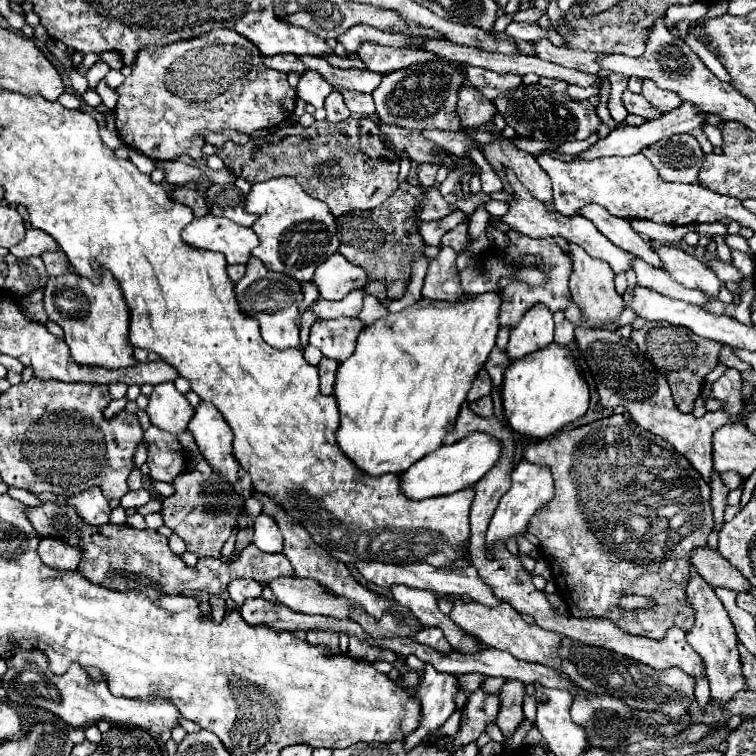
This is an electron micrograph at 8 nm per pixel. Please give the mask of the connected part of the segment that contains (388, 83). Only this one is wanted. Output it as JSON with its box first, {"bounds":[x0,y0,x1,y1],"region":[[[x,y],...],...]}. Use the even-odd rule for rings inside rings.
{"bounds":[373,59,467,133],"region":[[[443,59],[387,73],[381,85],[373,91],[379,121],[415,133],[421,133],[425,129],[459,131],[459,117],[455,115],[455,99],[459,87],[465,85],[465,79],[467,77],[463,75],[463,69],[459,65]]]}

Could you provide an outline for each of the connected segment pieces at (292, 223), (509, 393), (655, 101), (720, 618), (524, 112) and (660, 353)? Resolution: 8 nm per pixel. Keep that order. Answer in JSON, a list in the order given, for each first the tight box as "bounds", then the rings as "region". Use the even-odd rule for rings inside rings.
[{"bounds":[245,177,339,283],"region":[[[275,177],[251,185],[245,197],[245,211],[259,215],[251,227],[259,237],[253,255],[259,257],[269,271],[279,271],[299,283],[307,283],[313,279],[315,267],[339,249],[335,217],[329,213],[329,207],[307,195],[293,177]]]},{"bounds":[501,343,589,439],"region":[[[551,343],[551,347],[543,347],[543,351],[535,351],[535,355],[527,355],[527,359],[507,367],[501,399],[505,423],[511,431],[529,439],[545,439],[585,415],[589,389],[567,347]]]},{"bounds":[641,81,683,113],"region":[[[643,81],[641,95],[661,113],[669,113],[669,111],[677,109],[683,103],[679,99],[679,95],[671,95],[671,91],[663,91],[663,89],[655,87],[655,83],[651,83],[651,81]]]},{"bounds":[685,567,747,707],"region":[[[691,567],[691,571],[689,571],[689,583],[687,583],[685,595],[687,595],[687,605],[695,613],[695,625],[687,633],[687,641],[691,643],[691,647],[695,647],[695,651],[699,651],[699,655],[703,655],[703,659],[707,663],[707,679],[709,679],[709,687],[711,687],[711,701],[715,705],[723,707],[725,703],[729,703],[735,697],[735,693],[747,689],[745,677],[741,673],[739,653],[737,653],[735,627],[733,627],[723,603],[717,599],[713,587],[707,581],[703,581],[703,577],[695,571],[695,567]]]},{"bounds":[493,83,601,145],"region":[[[541,83],[535,85],[521,85],[511,89],[505,97],[497,97],[493,101],[497,111],[503,115],[509,127],[517,131],[517,135],[527,135],[539,141],[549,141],[555,145],[561,145],[565,141],[575,139],[587,139],[589,135],[597,133],[601,119],[595,113],[595,107],[589,101],[575,101],[567,93],[555,93],[549,87],[543,87]]]},{"bounds":[631,317,723,413],"region":[[[641,317],[633,321],[631,341],[637,343],[645,359],[651,361],[661,375],[665,375],[677,409],[683,413],[693,413],[693,405],[695,405],[695,399],[701,395],[705,375],[717,367],[719,351],[723,345],[711,339],[703,339],[685,327],[675,327],[671,323],[659,323],[659,321],[647,321]]]}]

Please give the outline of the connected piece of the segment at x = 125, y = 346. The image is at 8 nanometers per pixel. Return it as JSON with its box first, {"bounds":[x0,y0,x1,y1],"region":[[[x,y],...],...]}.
{"bounds":[43,271,137,367],"region":[[[109,271],[101,273],[101,283],[91,283],[87,277],[81,277],[77,273],[65,273],[51,277],[47,281],[45,293],[43,293],[43,305],[51,321],[59,323],[65,331],[65,341],[71,349],[71,355],[77,363],[89,365],[89,367],[131,367],[137,361],[133,359],[133,345],[129,343],[129,311],[127,303],[123,299],[123,293],[119,291],[119,285],[115,283],[113,275]]]}

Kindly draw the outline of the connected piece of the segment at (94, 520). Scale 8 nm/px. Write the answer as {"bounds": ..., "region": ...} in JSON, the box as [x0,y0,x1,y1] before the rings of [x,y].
{"bounds":[67,487,111,525],"region":[[[89,487],[87,491],[69,497],[67,505],[75,507],[77,515],[87,525],[105,525],[105,523],[109,523],[111,507],[109,507],[109,501],[103,497],[99,487]]]}

